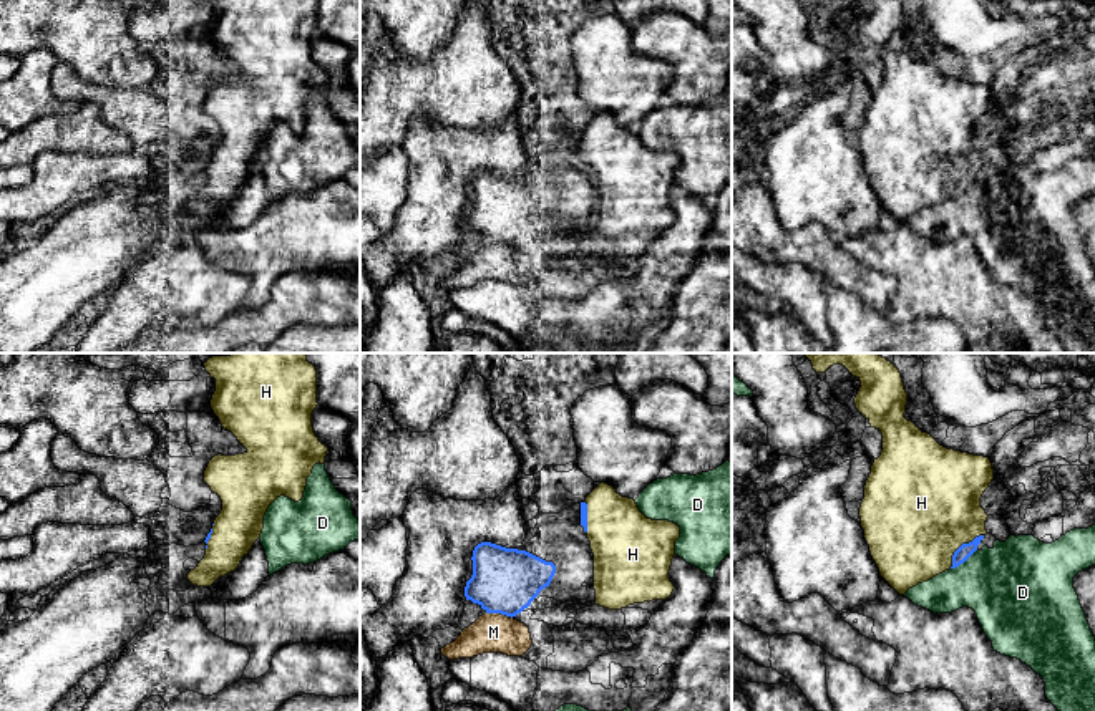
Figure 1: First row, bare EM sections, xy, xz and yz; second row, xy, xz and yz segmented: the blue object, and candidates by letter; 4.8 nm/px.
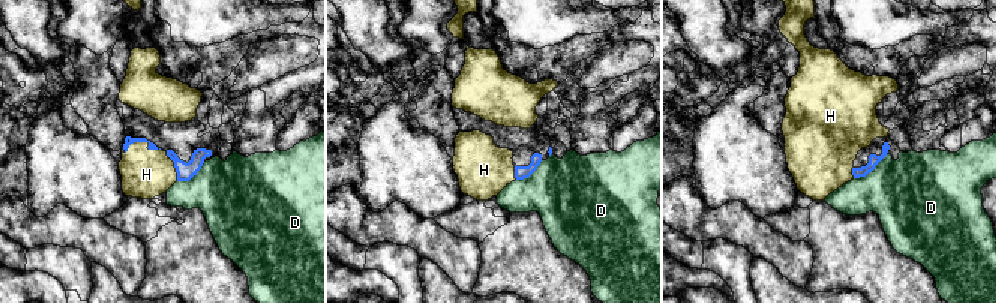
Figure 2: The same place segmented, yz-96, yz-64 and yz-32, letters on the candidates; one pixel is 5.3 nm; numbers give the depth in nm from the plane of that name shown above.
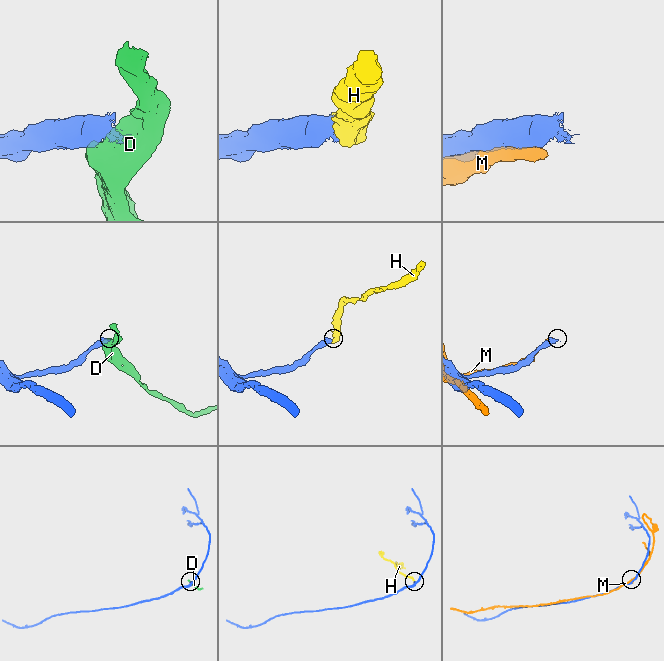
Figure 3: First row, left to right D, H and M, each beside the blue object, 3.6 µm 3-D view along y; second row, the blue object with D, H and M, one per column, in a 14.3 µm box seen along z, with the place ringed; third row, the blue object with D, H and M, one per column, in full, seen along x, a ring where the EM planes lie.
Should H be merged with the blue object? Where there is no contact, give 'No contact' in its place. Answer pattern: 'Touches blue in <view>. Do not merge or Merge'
Touches blue in yz. Merge

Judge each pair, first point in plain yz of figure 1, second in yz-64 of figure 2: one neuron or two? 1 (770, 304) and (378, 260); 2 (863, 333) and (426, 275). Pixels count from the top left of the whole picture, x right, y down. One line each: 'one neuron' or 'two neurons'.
1: two neurons
2: one neuron

